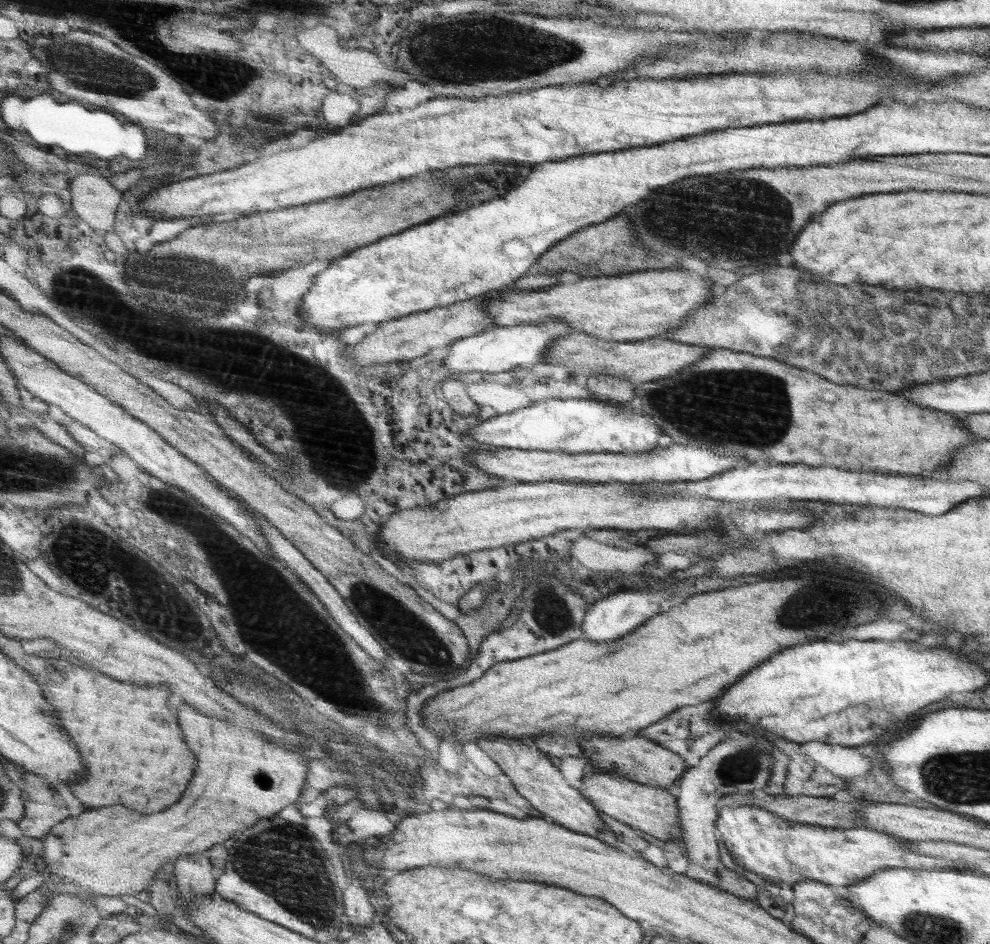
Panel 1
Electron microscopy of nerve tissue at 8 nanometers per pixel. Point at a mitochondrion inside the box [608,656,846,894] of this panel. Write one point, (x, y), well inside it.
(744, 765)

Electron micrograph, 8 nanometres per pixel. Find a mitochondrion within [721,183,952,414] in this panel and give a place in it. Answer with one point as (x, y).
(837, 365)

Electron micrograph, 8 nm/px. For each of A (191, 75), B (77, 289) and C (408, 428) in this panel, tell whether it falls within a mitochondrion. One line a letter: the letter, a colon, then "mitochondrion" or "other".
A: other
B: mitochondrion
C: other

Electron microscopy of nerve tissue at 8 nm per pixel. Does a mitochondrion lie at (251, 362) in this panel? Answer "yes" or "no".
yes

